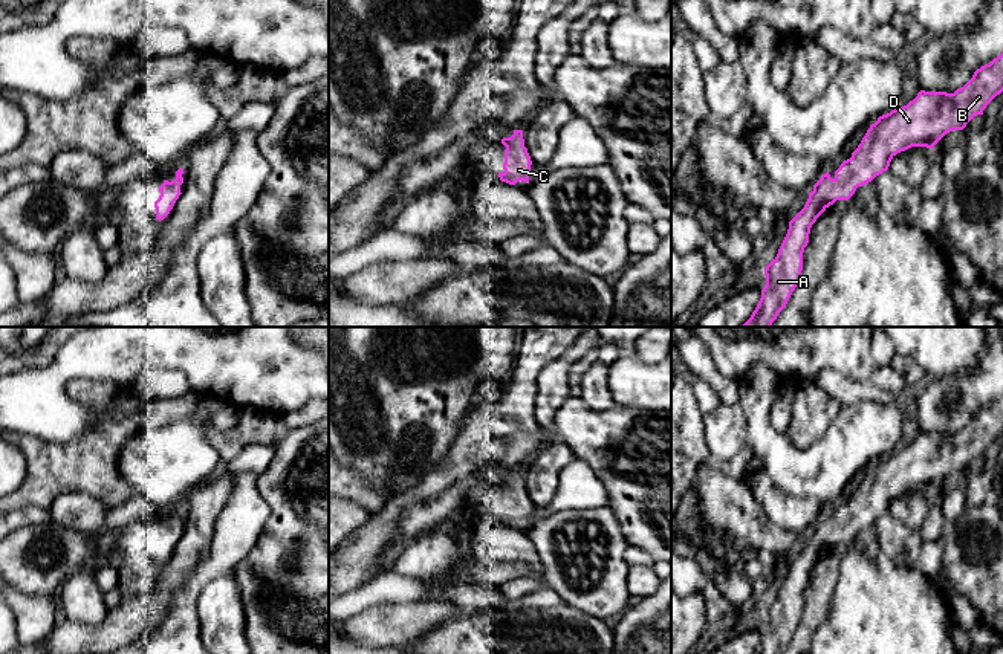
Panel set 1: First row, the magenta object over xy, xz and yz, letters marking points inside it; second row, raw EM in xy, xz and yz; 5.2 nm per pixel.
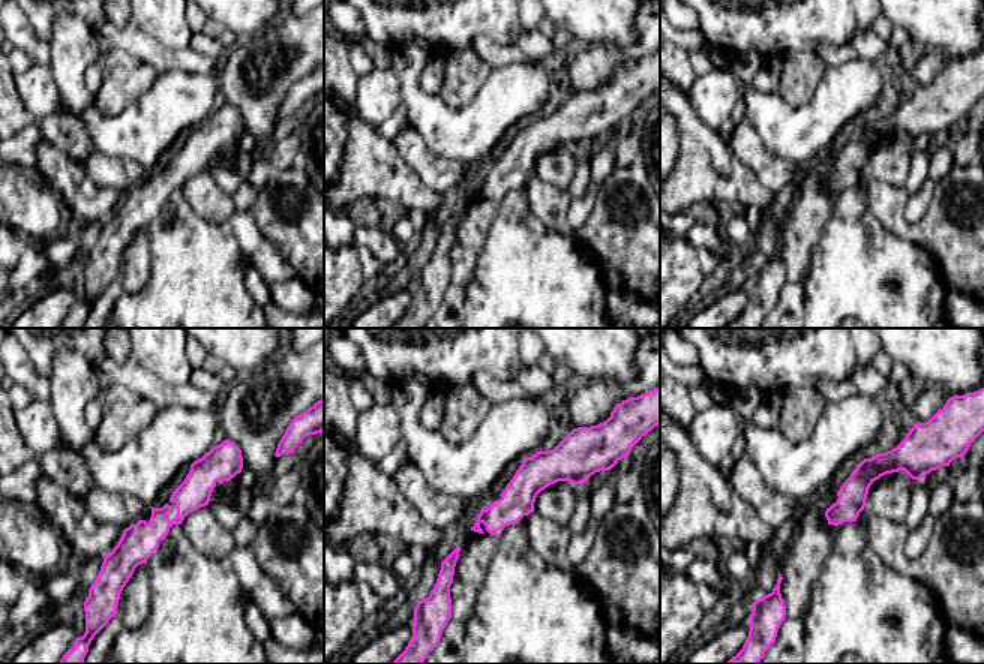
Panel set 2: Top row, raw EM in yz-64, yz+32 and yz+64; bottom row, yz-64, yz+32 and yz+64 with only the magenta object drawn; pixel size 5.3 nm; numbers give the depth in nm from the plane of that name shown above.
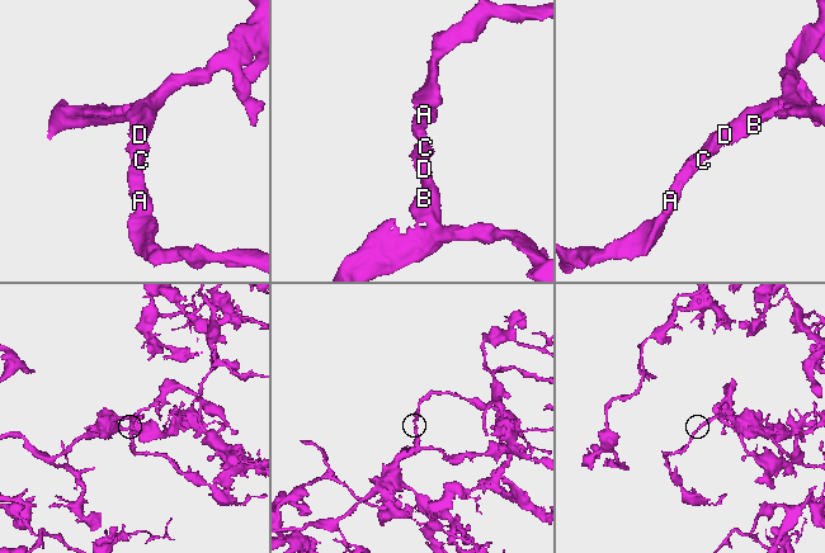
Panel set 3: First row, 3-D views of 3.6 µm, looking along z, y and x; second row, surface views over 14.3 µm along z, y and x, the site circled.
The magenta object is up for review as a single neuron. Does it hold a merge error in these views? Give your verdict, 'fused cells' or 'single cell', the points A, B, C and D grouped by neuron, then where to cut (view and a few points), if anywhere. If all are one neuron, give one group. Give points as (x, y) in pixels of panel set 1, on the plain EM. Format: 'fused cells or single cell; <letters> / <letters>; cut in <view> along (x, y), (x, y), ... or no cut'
single cell; A B C D; no cut

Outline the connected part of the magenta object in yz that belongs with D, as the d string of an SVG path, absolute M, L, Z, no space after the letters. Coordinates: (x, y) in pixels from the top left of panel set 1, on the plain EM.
M1003 396L982 408L954 435L925 434L870 468L852 500L832 521L829 513L813 527L804 550L789 564L777 599L766 608L766 628L754 654L781 654L801 623L803 594L816 561L836 542L849 542L858 529L888 512L891 501L911 489L934 490L949 474L963 472L1003 434Z

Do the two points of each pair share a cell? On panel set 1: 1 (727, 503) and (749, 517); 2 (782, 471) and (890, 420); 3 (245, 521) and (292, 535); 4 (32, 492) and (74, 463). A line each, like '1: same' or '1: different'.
1: same
2: same
3: different
4: same

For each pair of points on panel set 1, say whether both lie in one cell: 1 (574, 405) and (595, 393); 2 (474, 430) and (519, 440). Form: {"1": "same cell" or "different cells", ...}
{"1": "different cells", "2": "different cells"}

